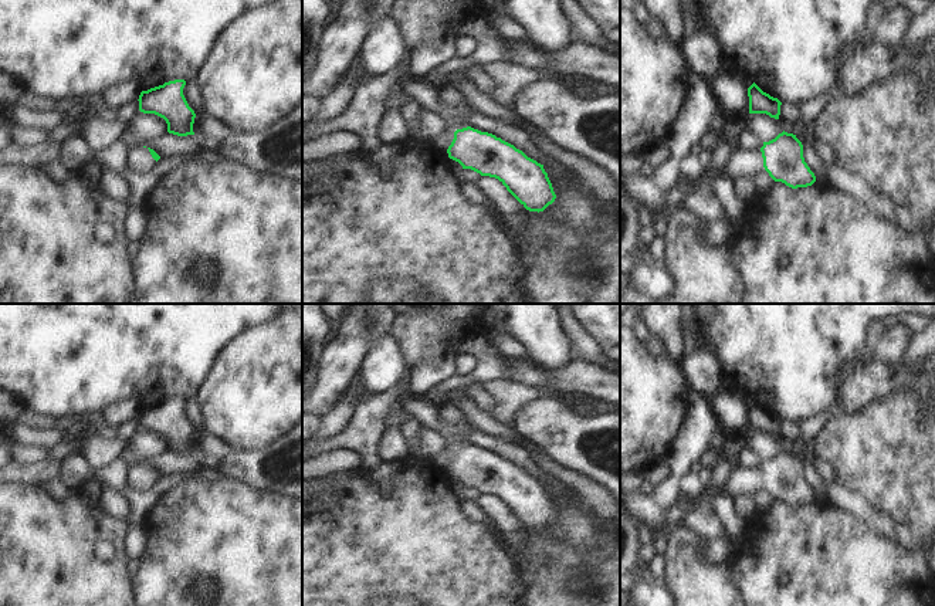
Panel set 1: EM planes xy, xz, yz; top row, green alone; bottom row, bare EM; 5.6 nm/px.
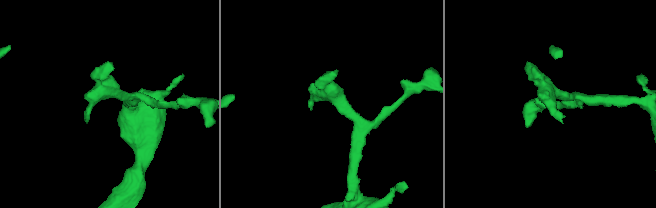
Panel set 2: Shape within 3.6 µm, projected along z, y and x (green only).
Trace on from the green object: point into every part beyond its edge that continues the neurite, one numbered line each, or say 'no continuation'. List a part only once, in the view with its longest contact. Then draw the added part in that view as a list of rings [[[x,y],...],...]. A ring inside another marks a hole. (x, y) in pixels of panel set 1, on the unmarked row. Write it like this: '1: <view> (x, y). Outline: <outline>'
1: yz (745, 481). Outline: [[[758,467],[734,471],[718,491],[735,500],[738,495],[753,497],[762,488],[765,488],[763,475],[760,467]]]

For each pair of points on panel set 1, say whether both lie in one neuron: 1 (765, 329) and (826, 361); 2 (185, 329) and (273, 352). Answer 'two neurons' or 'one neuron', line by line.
1: one neuron
2: two neurons

